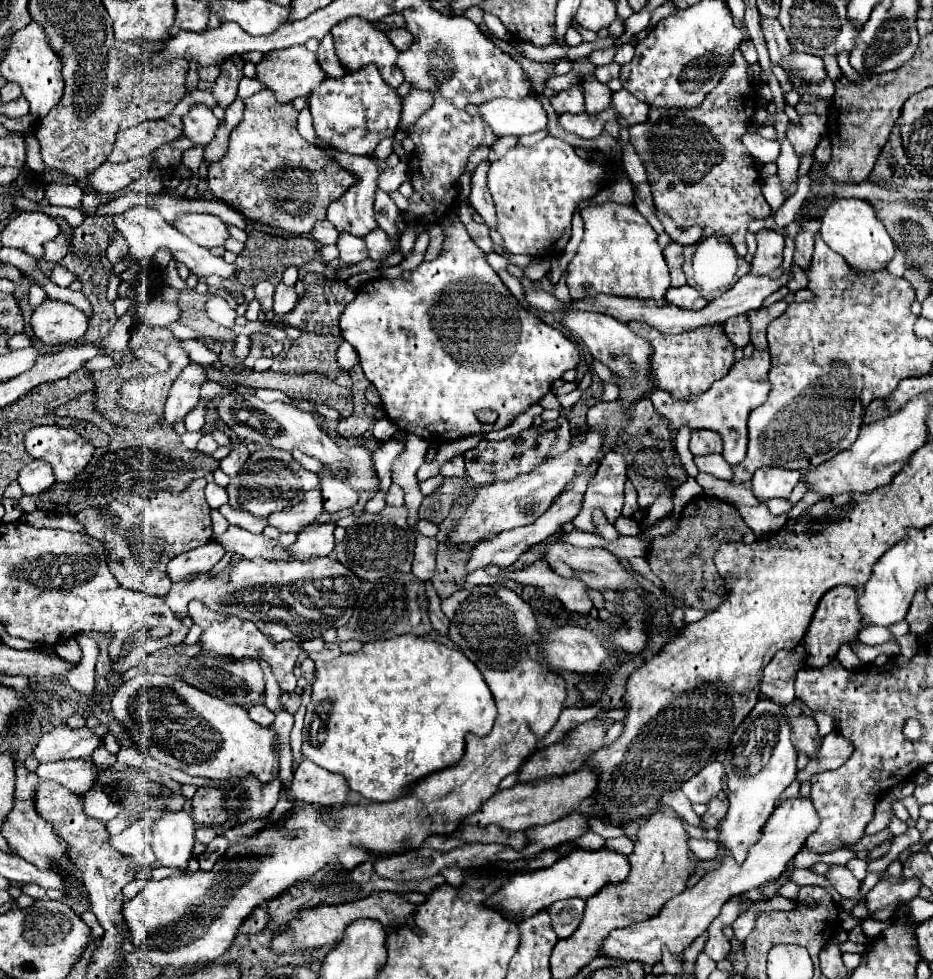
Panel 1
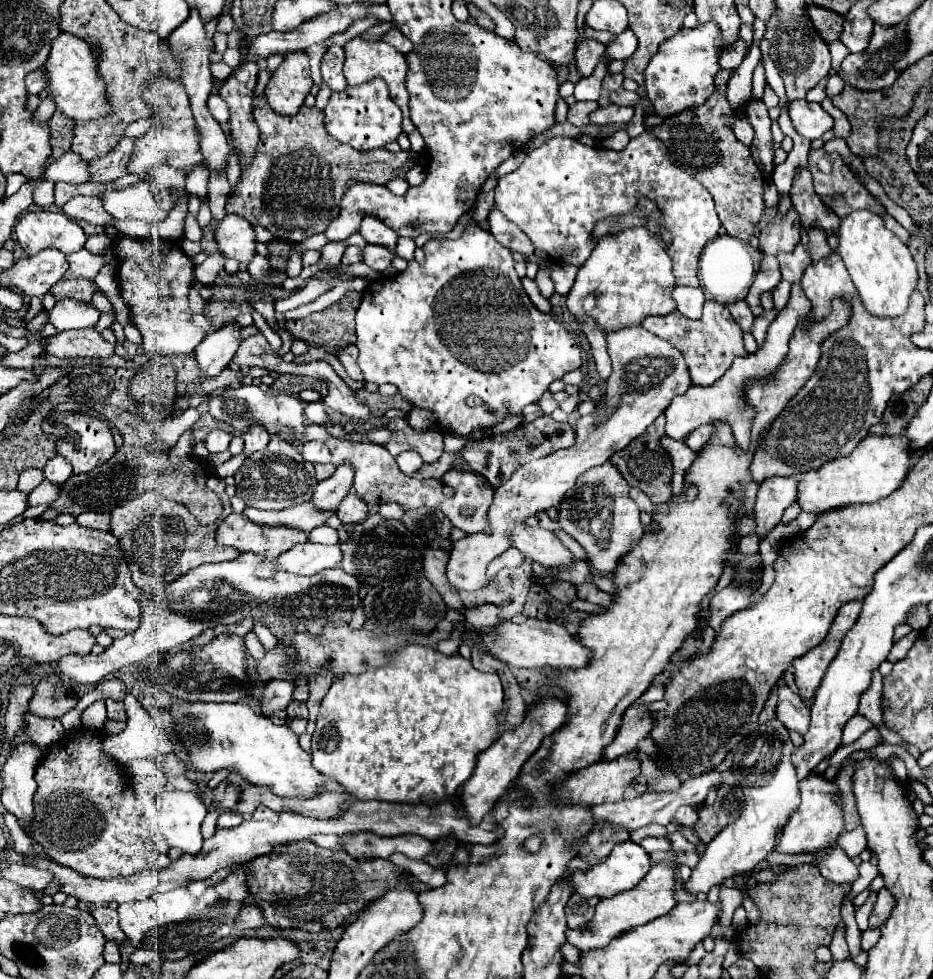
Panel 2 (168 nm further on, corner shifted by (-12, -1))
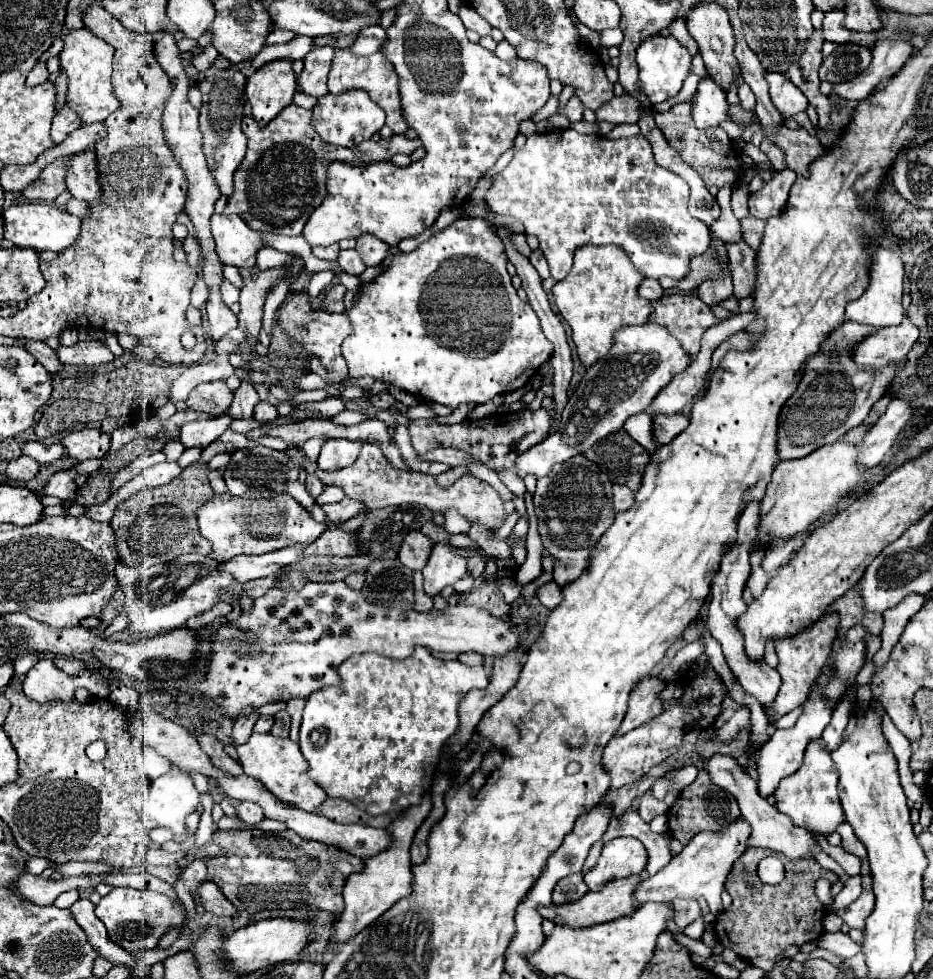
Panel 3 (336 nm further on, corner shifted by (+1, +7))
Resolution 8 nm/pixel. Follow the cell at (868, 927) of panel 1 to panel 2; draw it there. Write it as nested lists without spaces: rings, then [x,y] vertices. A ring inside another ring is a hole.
[[[865,930],[863,932],[863,938],[861,938],[861,950],[863,952],[867,952],[867,950],[871,950],[875,944],[877,944],[877,940],[879,940],[879,930]]]

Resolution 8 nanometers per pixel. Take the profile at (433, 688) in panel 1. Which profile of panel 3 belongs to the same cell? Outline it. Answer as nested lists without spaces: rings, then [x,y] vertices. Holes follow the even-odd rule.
[[[418,646],[418,650],[414,650],[414,654],[410,658],[404,660],[392,660],[386,656],[378,656],[378,654],[354,654],[350,656],[340,668],[340,684],[338,686],[324,686],[322,690],[310,694],[306,708],[304,708],[304,716],[302,716],[302,726],[300,726],[300,750],[308,762],[308,774],[312,780],[318,782],[318,786],[322,786],[322,790],[330,796],[330,798],[346,798],[348,802],[354,802],[358,808],[366,810],[372,816],[378,814],[400,814],[402,810],[416,806],[422,802],[424,794],[430,790],[434,774],[442,754],[444,744],[448,742],[448,738],[452,738],[458,732],[460,720],[458,720],[458,706],[464,694],[468,694],[472,688],[480,688],[484,690],[488,686],[488,676],[484,672],[482,666],[464,666],[458,660],[440,660],[434,658],[424,646]]]

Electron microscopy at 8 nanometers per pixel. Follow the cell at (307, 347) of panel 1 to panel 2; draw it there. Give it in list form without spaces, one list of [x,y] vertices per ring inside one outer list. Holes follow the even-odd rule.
[[[347,292],[337,304],[311,316],[289,320],[285,328],[301,340],[325,348],[335,354],[339,348],[355,342],[355,312],[361,302],[361,292]]]

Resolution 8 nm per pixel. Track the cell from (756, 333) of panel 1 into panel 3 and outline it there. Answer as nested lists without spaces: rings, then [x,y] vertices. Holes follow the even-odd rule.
[[[744,242],[728,244],[730,246],[730,272],[734,280],[734,296],[746,298],[754,292],[756,286],[756,252]]]

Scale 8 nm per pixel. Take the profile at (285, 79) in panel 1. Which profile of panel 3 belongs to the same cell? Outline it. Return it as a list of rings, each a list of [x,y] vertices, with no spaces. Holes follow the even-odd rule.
[[[274,60],[258,68],[246,84],[246,98],[252,104],[252,116],[258,124],[276,118],[282,108],[292,104],[296,92],[296,74],[290,60]]]

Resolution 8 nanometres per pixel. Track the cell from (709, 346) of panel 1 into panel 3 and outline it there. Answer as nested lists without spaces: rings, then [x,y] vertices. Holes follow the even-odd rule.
[[[672,294],[654,300],[654,312],[648,320],[666,328],[682,344],[688,356],[698,354],[704,332],[712,324],[720,322],[710,306],[704,304],[696,294]]]

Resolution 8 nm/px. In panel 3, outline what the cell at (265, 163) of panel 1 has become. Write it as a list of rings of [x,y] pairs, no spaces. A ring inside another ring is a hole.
[[[290,104],[266,126],[258,126],[254,116],[242,118],[248,150],[240,168],[234,172],[234,194],[228,198],[224,214],[238,214],[252,230],[298,236],[304,230],[306,218],[310,218],[326,198],[326,170],[330,162],[338,160],[350,166],[388,162],[394,154],[410,156],[422,146],[420,140],[408,140],[404,136],[380,138],[378,142],[364,140],[352,148],[330,146],[314,132],[310,114],[310,110]]]

